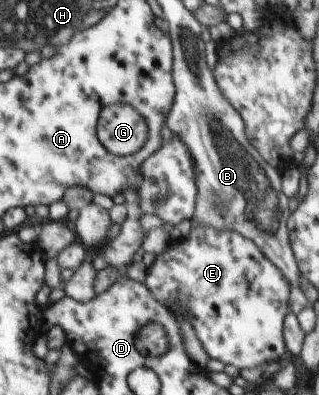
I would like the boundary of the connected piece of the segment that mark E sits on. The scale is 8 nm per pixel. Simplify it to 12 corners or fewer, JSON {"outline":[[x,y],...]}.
{"outline":[[192,228],[144,285],[212,359],[287,356],[289,281],[238,232]]}

